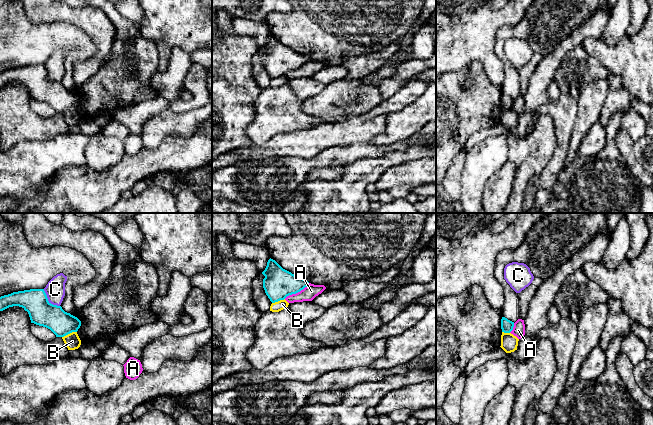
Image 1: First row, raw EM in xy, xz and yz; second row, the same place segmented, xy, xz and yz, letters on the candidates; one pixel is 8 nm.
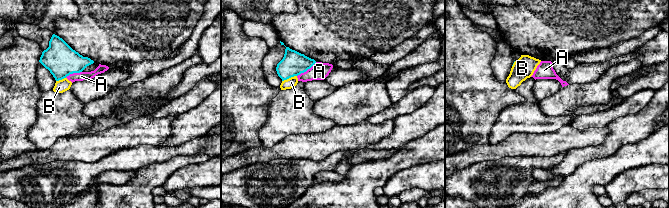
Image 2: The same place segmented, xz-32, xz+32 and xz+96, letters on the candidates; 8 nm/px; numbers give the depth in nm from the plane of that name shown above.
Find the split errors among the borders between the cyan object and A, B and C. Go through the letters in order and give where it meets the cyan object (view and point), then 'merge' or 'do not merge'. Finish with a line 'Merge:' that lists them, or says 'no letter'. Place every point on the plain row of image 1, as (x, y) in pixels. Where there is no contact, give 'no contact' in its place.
A: xz (296, 68) | do not merge
B: xy (69, 109) | do not merge
C: xy (47, 76) | do not merge
Merge: no letter

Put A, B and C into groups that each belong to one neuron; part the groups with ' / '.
A C / B

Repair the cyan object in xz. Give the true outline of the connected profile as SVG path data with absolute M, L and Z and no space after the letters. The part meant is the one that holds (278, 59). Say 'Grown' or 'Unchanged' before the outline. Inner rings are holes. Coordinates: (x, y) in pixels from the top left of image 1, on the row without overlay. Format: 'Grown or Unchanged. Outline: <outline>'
Unchanged. Outline: M271 34L262 50L265 52L263 64L272 79L284 76L287 72L296 70L309 61L308 57L283 45Z

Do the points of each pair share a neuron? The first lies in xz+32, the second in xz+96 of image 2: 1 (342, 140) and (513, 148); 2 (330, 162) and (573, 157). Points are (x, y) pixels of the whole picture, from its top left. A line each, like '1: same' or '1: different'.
1: same
2: different

